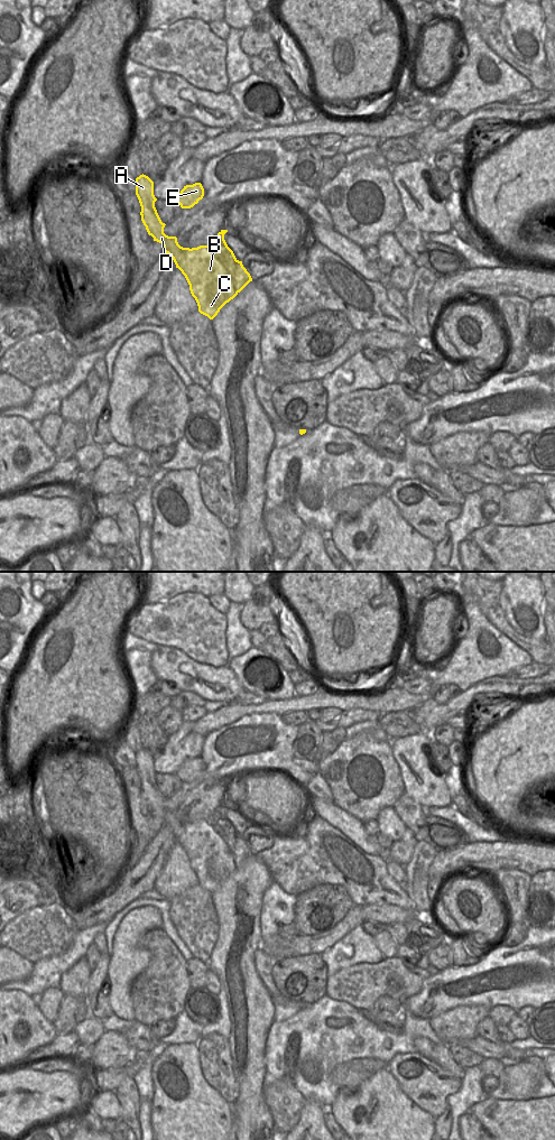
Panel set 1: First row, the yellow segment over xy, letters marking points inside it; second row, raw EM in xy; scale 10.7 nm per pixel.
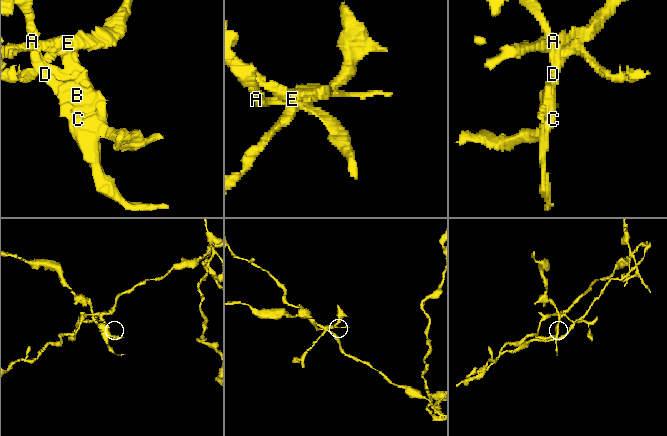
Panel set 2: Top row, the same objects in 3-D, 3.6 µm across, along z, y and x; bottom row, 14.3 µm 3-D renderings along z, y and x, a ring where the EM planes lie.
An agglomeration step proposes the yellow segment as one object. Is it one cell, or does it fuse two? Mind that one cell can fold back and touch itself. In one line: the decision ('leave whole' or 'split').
split

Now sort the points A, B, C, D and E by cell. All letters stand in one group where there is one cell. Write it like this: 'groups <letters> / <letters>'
groups A B C D / E

